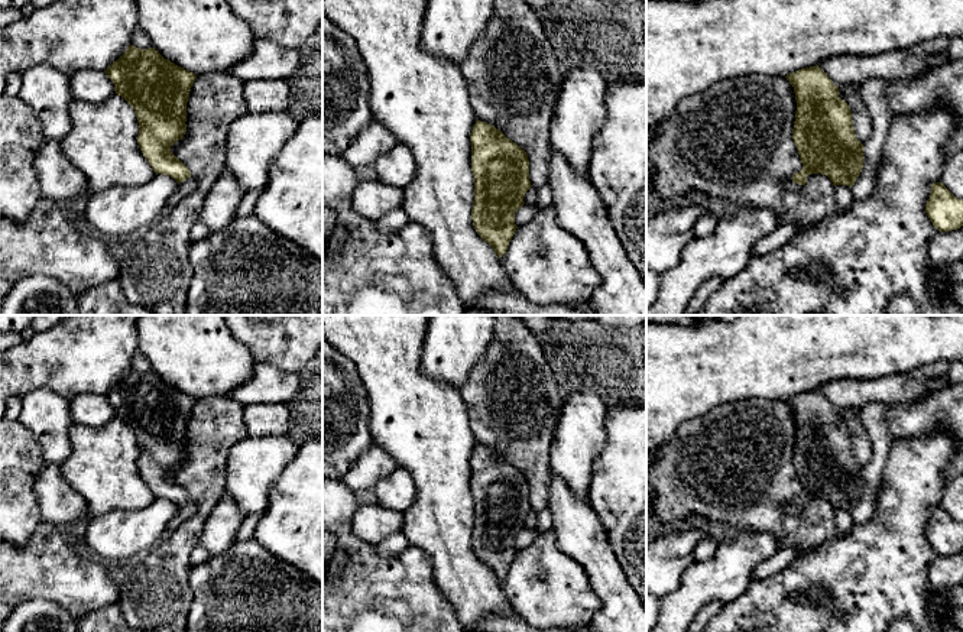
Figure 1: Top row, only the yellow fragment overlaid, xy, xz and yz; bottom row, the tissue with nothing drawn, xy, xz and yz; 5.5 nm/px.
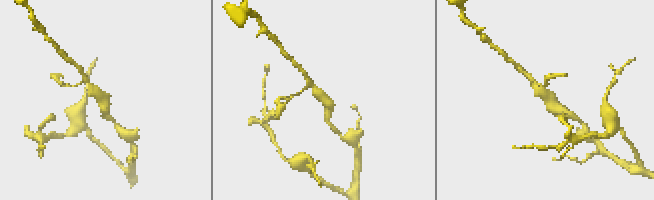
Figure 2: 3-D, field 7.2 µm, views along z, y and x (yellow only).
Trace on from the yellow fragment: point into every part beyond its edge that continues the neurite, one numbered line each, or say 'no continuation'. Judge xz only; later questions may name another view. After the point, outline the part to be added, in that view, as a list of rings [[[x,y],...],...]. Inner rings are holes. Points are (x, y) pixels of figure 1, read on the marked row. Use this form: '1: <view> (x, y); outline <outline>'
no continuation

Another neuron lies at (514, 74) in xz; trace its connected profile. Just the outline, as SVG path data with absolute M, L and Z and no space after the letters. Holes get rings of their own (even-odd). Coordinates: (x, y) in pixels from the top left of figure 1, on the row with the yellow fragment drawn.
M495 0L483 35L474 40L460 69L476 119L495 126L521 146L528 155L531 185L536 189L547 187L549 123L561 94L564 69L536 12L525 0Z

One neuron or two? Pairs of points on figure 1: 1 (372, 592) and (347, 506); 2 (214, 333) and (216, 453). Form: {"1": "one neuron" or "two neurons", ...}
{"1": "one neuron", "2": "two neurons"}

